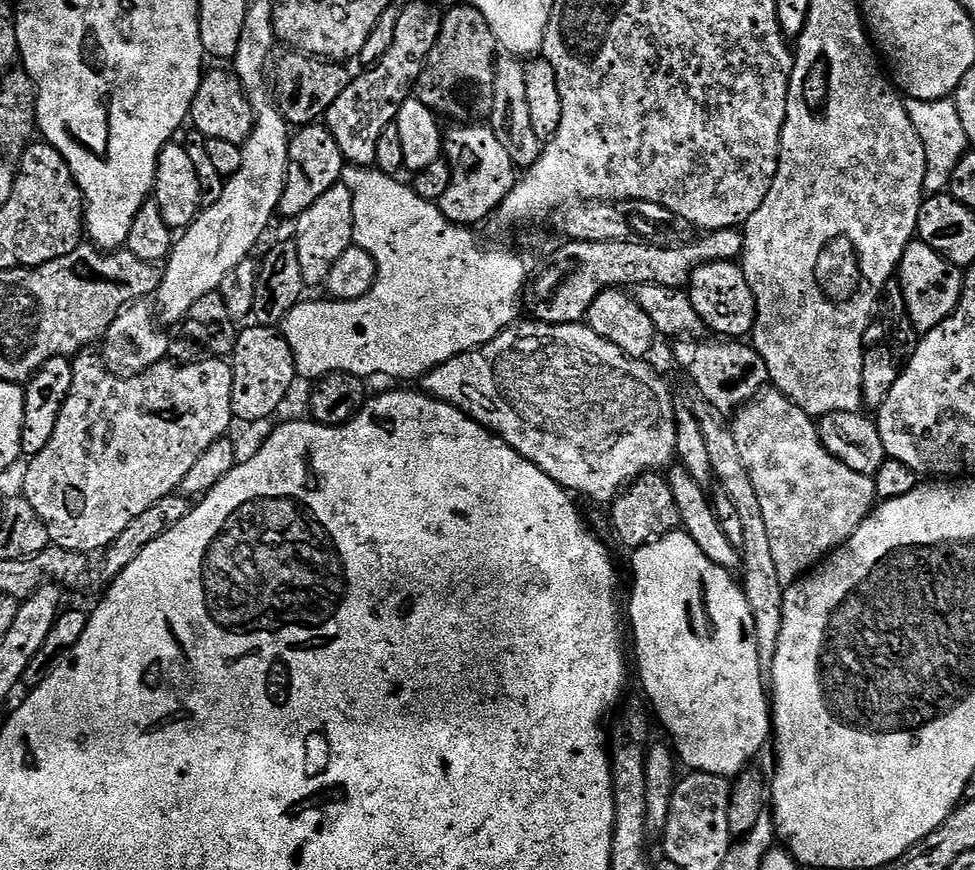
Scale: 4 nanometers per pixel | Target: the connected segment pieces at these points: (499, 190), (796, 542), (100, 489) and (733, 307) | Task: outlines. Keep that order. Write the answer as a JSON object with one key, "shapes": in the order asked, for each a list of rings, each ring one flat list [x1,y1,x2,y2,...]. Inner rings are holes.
{"shapes":[[[468,122,456,126,452,133,445,135,442,148,446,159,452,165,452,185,438,201,442,215,452,224,473,226,480,224,488,215,499,209,502,201,510,194,517,182,518,169,510,158,506,146,502,146,499,135,491,127,480,122]],[[775,390,767,392,735,413,734,419,736,421,731,421,730,431,734,442,738,446,738,454,742,454,742,462,754,482,754,490,758,490,758,502,762,506,762,518,766,518,766,534,770,534,770,546,774,550,774,562,778,566,778,578,780,579,781,585,787,586,795,582,795,580,800,579,803,573,815,568,825,556,835,552,840,545,845,544,855,534,858,526,868,517,868,513,875,507,877,495,873,477,860,476,856,473,849,472,843,474,844,476,832,474,832,468,834,469,834,466,831,462,831,456,820,441,819,427,815,419,806,414,788,396,784,396]],[[180,362,168,363,156,363,145,372,126,378,112,375,107,370,100,370,96,373,73,371,72,385,68,387,67,393,55,413,55,416,57,414,56,425,52,428,52,437,45,442,44,449,29,462,28,469,24,472,24,489,22,489,24,499,30,502,30,506,34,506,34,510,38,510,38,518,42,518,48,531,49,541,55,547,85,554,93,554,92,552,96,551,99,553,101,550,109,548,118,538,118,534,122,534,122,530,126,530,126,526,130,526,130,522,134,522,134,518,140,517,145,510,150,510,150,506,154,506,154,502,158,502,158,498,173,495,179,489,182,478,186,478,186,474,190,474,194,462,198,462,198,458,202,458,202,454,206,454,206,450,210,450,210,446,214,446,216,440,229,435,228,427,234,424,231,410,231,383,224,381,223,384,216,372,199,372,198,369,192,368,196,366,185,366]],[[731,260,703,264,694,270,686,291,705,329,720,338,744,338,756,324,756,299,744,277,743,267]]]}

